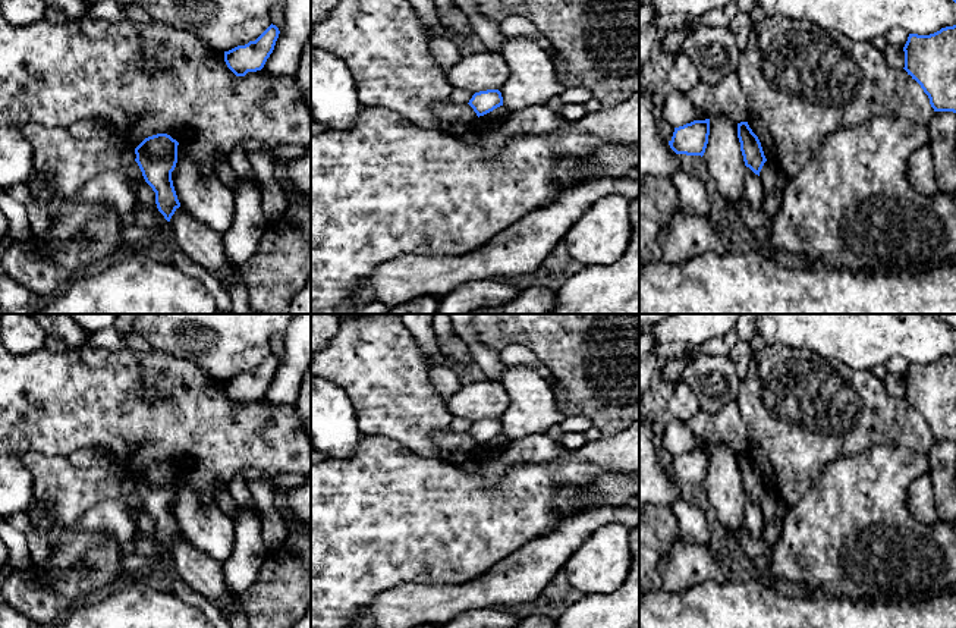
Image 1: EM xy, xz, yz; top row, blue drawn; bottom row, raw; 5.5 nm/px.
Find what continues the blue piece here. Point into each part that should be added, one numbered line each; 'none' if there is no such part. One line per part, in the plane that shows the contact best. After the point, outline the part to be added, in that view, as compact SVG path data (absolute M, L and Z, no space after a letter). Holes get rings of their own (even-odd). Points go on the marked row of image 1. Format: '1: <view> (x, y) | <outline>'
none

